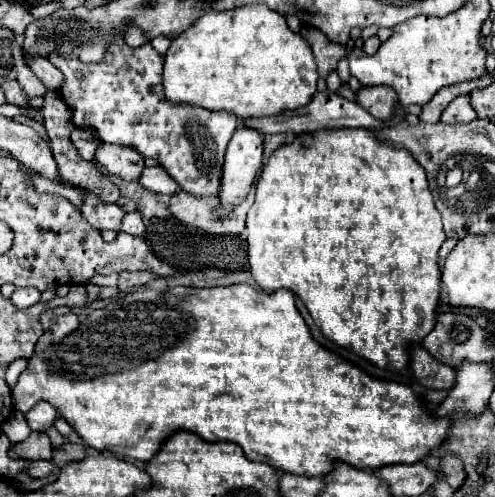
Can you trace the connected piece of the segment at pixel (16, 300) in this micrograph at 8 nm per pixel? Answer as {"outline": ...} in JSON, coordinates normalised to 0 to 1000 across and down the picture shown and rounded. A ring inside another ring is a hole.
{"outline":[[[32,577],[32,586],[24,590],[24,610],[36,622],[57,622],[77,606],[81,606],[81,586],[69,577]]]}

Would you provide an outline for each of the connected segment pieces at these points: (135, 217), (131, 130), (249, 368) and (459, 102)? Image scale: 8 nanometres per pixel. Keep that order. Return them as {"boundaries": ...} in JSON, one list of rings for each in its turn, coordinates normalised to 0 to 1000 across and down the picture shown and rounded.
{"boundaries":[[[[279,425],[255,429],[255,437],[246,441],[246,453],[242,453],[242,465],[263,469],[263,473],[287,473],[291,469],[291,449],[287,449],[283,429]]],[[[234,74],[218,87],[214,111],[194,131],[174,131],[154,115],[101,107],[101,127],[125,143],[129,163],[121,171],[121,191],[137,219],[145,223],[145,247],[154,256],[194,260],[198,280],[206,288],[271,296],[291,316],[315,320],[364,372],[368,384],[388,392],[436,392],[436,376],[444,376],[444,336],[453,328],[453,304],[481,256],[481,239],[457,223],[420,223],[384,207],[343,207],[331,199],[327,179],[327,131],[331,115],[303,91],[287,91],[267,99],[251,87],[251,74]]],[[[465,573],[465,577],[428,577],[428,581],[396,581],[396,577],[347,577],[339,586],[303,586],[295,577],[279,577],[259,594],[222,602],[206,622],[182,626],[158,654],[154,666],[145,666],[137,678],[129,678],[117,690],[105,690],[93,706],[69,710],[57,722],[57,738],[44,746],[32,779],[24,783],[28,819],[44,831],[65,823],[77,807],[101,811],[117,839],[137,847],[149,867],[194,907],[218,907],[238,911],[246,920],[267,920],[275,928],[299,928],[307,924],[327,891],[356,867],[384,867],[404,875],[416,887],[469,887],[481,891],[493,903],[493,915],[509,928],[541,932],[558,944],[570,944],[578,952],[614,956],[614,960],[651,960],[663,948],[671,948],[671,936],[679,928],[703,932],[719,944],[764,944],[776,936],[796,932],[840,932],[853,920],[861,920],[877,899],[885,899],[909,863],[905,843],[877,843],[857,815],[857,807],[832,787],[828,775],[804,775],[796,767],[768,767],[739,751],[731,751],[723,738],[707,734],[703,726],[691,726],[651,694],[642,694],[614,642],[606,638],[590,586],[558,586],[558,590],[533,590],[505,573]]],[[[945,191],[921,195],[921,199],[893,223],[893,235],[889,235],[893,247],[949,247],[949,243],[958,243],[958,239],[962,239],[962,227],[954,223],[954,211],[949,211]]]]}

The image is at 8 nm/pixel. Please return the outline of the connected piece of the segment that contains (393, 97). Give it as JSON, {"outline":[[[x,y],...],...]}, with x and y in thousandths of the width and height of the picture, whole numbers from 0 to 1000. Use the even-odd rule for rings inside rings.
{"outline":[[[768,171],[768,175],[735,175],[719,187],[719,203],[727,215],[735,215],[752,235],[784,243],[792,239],[804,215],[804,191],[792,175]]]}

